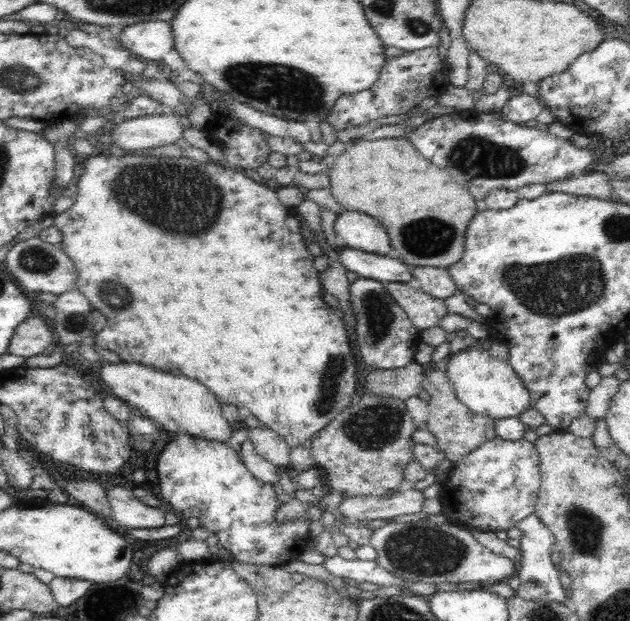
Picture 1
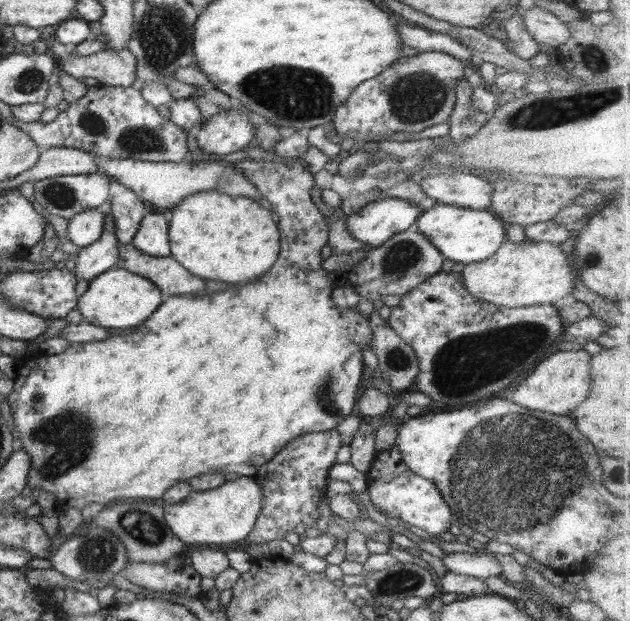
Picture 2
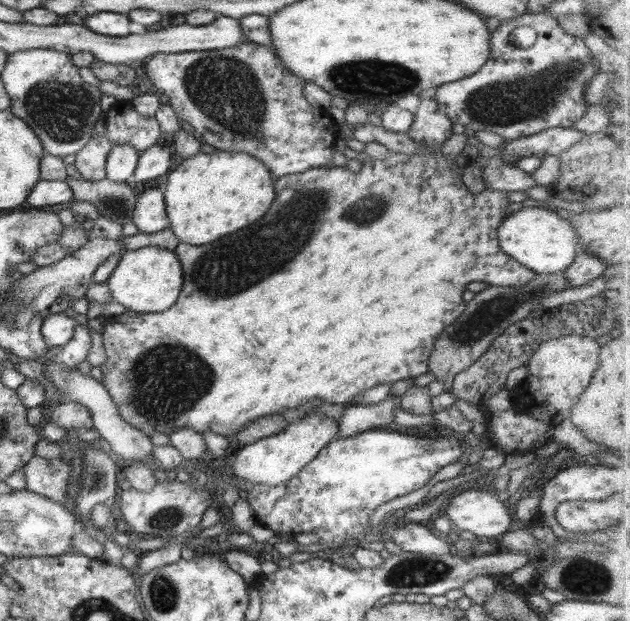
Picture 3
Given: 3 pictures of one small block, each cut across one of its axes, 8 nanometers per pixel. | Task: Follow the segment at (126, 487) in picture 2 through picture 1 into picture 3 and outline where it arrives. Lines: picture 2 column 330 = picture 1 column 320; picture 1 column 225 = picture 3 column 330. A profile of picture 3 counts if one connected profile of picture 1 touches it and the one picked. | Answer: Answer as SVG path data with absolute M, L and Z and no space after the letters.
M425 98L421 100L414 113L414 122L405 133L420 146L430 148L432 153L424 151L422 155L407 155L390 151L390 155L384 160L371 159L363 162L362 169L358 172L328 165L282 176L275 179L274 204L258 222L248 224L246 228L232 232L230 236L222 236L212 244L194 246L179 243L173 252L180 260L184 285L176 304L165 312L136 314L127 310L122 316L104 319L103 346L107 359L101 366L104 374L102 384L110 393L112 401L118 405L122 420L138 427L150 438L154 431L168 435L174 429L187 428L202 434L206 430L216 432L232 441L240 427L246 427L262 416L282 414L287 408L309 408L319 400L349 405L359 393L376 385L392 385L399 380L414 379L428 372L428 356L434 348L434 342L438 340L436 336L440 336L444 328L453 324L464 313L467 303L462 299L462 292L471 282L484 282L489 286L519 286L536 276L542 276L525 268L500 249L496 232L502 221L511 215L508 209L509 192L486 187L482 192L472 193L462 181L463 169L442 153L442 144L452 133L452 124L434 98Z

